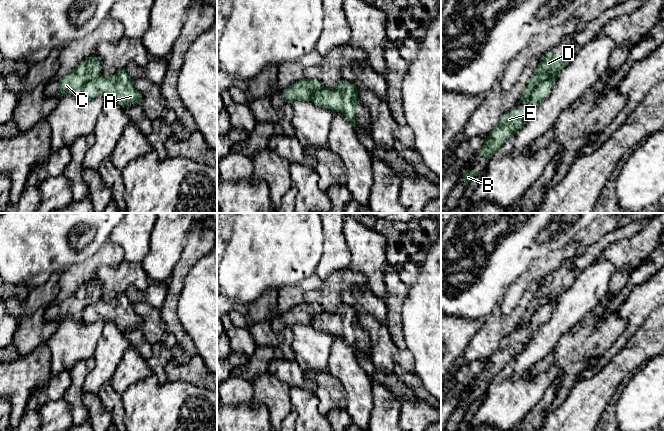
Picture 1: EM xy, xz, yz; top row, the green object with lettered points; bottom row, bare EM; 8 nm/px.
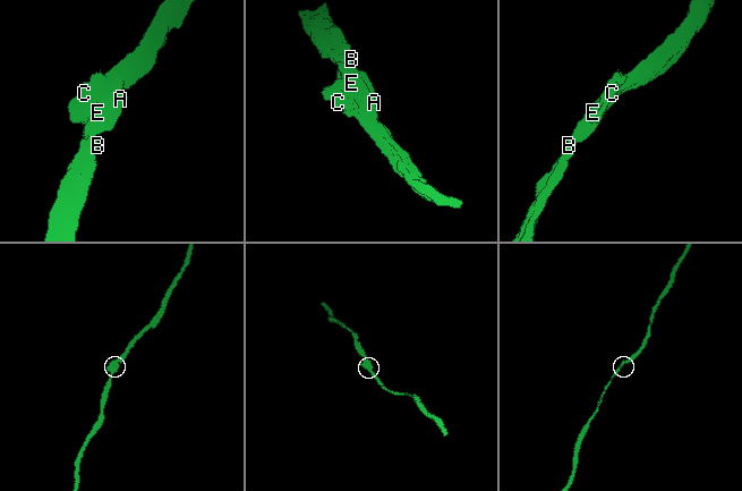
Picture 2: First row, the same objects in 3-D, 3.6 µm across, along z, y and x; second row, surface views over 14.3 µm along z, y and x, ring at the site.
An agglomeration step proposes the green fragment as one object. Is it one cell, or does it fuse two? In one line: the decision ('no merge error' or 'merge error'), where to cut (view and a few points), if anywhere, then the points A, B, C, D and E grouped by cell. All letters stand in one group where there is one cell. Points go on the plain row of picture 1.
merge error | yz (557, 297), (551, 298), (540, 306), (527, 323), (519, 326) | A B E / C D

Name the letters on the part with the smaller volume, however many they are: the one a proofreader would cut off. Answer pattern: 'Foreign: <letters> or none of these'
Foreign: C, D

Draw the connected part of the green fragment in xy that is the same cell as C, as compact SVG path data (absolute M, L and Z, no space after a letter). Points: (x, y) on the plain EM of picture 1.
M94 278L82 285L69 298L59 303L59 321L72 317L77 321L84 319L84 312L88 306L95 303L101 294L101 288Z

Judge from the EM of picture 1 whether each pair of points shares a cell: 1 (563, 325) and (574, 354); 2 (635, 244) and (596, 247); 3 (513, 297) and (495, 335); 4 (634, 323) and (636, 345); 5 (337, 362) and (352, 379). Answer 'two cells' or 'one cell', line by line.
1: two cells
2: two cells
3: two cells
4: two cells
5: one cell

